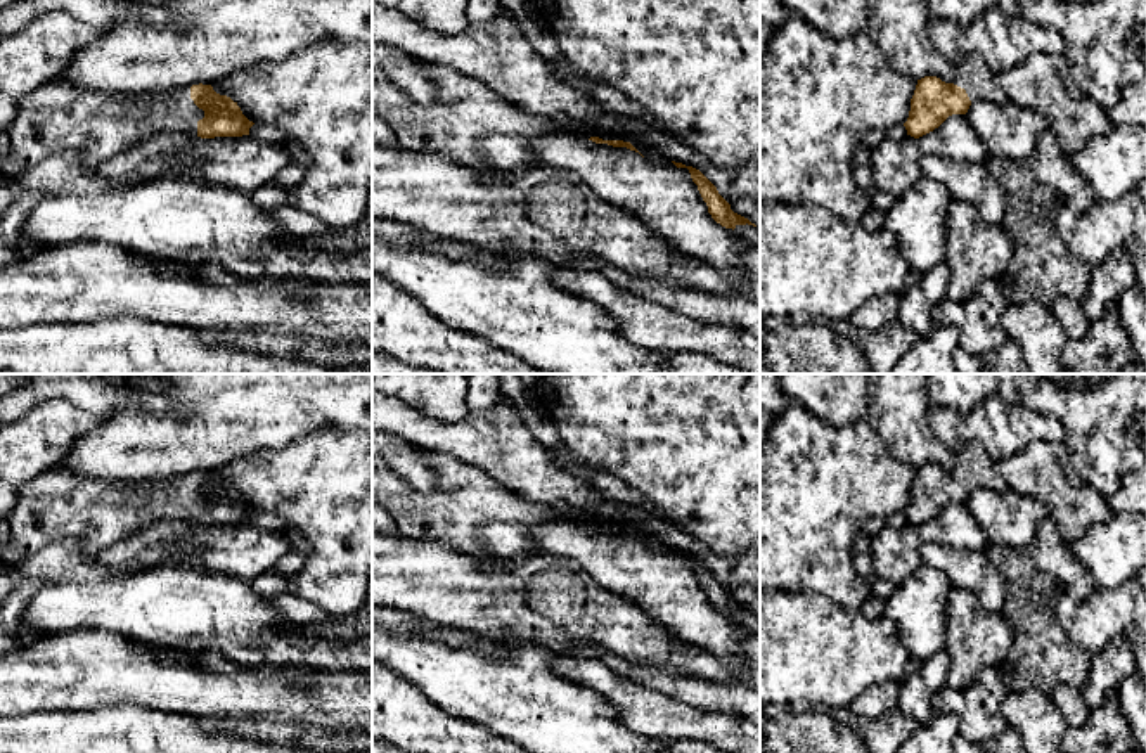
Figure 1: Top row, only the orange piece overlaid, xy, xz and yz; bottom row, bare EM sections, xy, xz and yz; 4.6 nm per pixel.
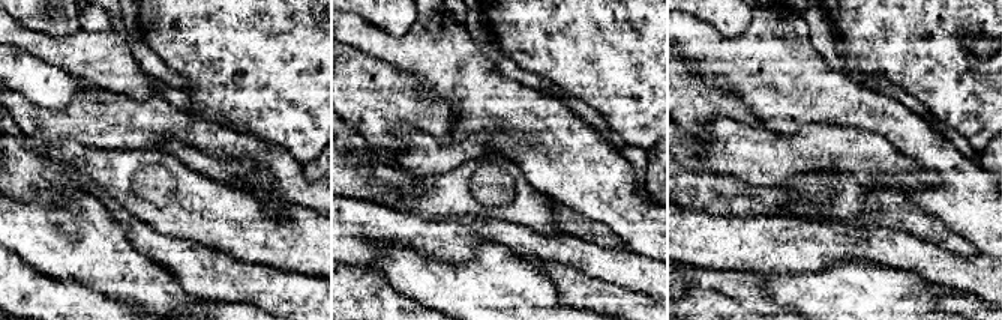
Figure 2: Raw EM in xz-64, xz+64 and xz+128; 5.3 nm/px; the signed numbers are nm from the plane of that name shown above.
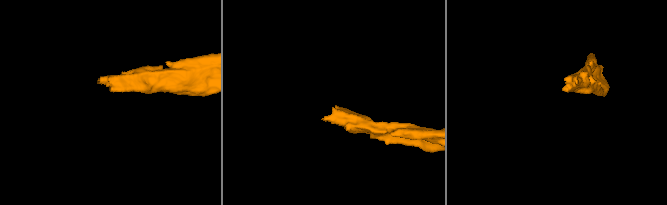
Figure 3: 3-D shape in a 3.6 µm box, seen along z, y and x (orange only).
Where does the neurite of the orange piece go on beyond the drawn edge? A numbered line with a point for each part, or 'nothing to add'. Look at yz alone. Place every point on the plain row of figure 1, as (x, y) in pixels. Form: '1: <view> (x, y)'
1: yz (975, 464)

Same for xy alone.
1: xy (54, 506)

